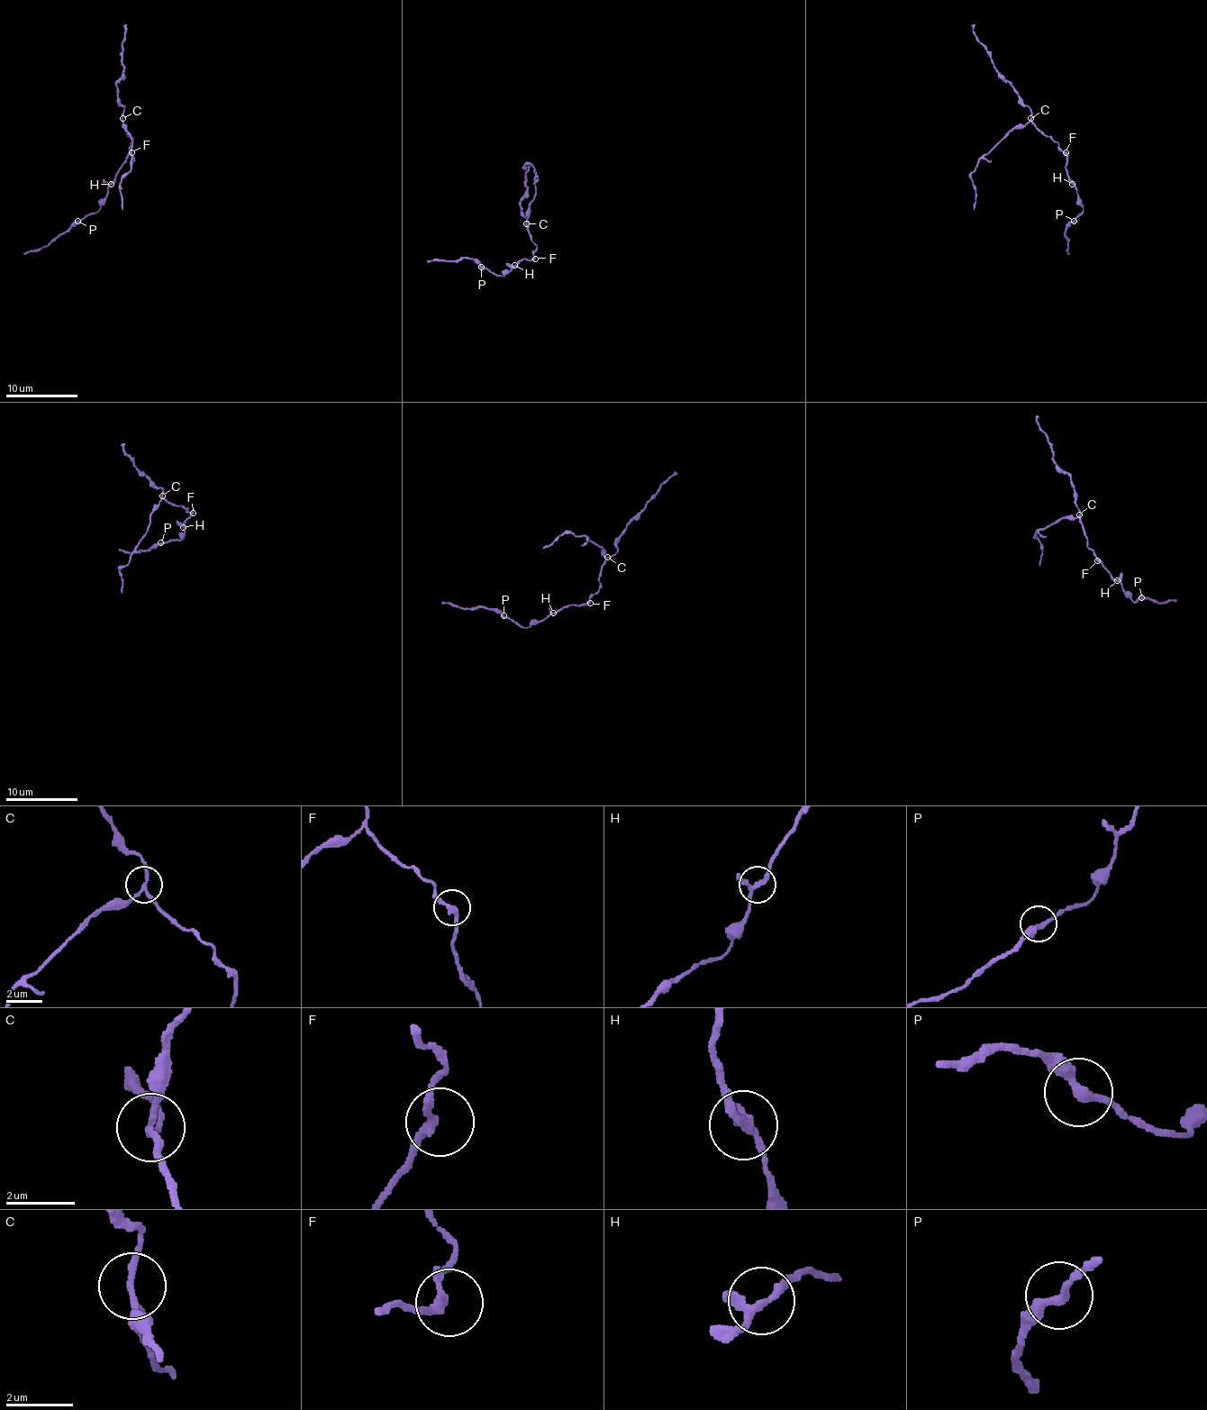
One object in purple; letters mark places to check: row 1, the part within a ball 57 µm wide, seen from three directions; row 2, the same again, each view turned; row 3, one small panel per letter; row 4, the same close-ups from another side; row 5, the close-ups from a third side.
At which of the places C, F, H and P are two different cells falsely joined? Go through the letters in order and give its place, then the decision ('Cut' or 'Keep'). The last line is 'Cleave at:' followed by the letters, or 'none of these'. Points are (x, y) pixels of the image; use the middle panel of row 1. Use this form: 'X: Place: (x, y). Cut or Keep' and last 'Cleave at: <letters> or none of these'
C: Place: (526, 223). Cut
F: Place: (535, 259). Keep
H: Place: (514, 265). Keep
P: Place: (481, 267). Keep
Cleave at: C

